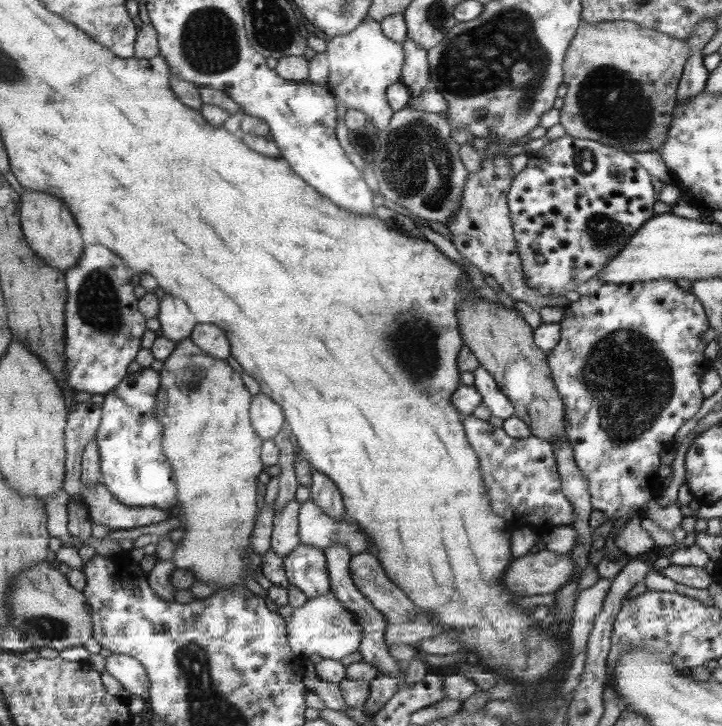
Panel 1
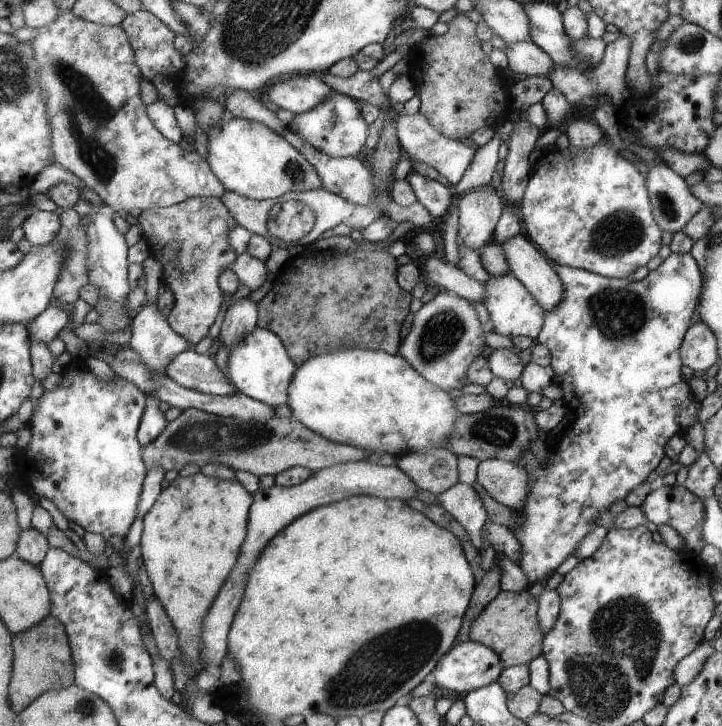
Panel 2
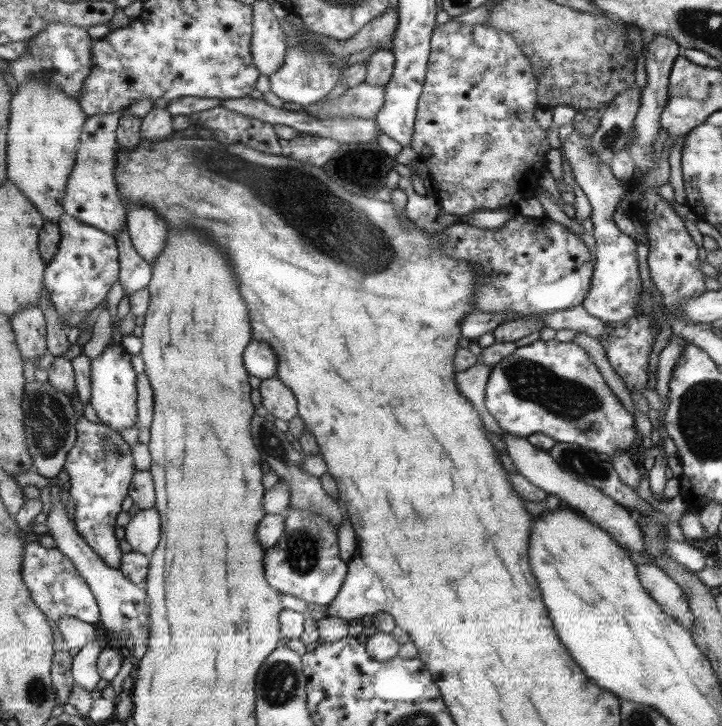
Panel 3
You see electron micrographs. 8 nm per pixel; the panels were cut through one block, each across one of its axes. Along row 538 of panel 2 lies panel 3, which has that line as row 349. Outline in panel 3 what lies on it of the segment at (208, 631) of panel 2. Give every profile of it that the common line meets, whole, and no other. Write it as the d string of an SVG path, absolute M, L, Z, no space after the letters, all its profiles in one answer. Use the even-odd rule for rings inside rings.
M252 339L250 348L246 348L246 370L250 376L255 376L262 381L277 377L277 356L270 350L266 342L256 342Z

